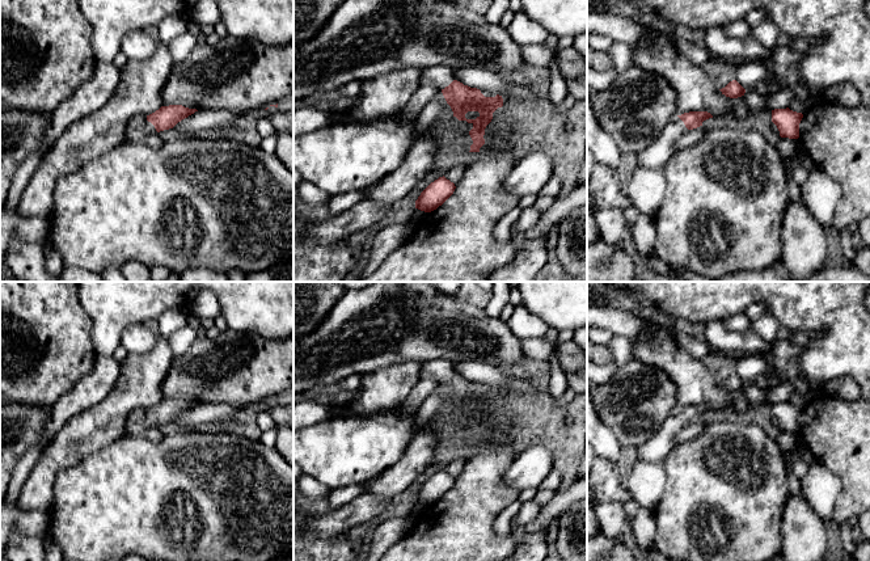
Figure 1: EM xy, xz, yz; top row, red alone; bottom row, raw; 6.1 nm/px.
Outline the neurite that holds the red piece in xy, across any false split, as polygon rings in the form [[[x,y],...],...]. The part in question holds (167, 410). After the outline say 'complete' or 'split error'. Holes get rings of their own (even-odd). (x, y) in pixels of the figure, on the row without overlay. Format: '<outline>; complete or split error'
[[[182,398],[161,400],[155,406],[147,409],[147,414],[139,421],[126,423],[126,434],[130,436],[144,438],[145,433],[153,427],[173,422],[178,416],[198,405]]]; split error

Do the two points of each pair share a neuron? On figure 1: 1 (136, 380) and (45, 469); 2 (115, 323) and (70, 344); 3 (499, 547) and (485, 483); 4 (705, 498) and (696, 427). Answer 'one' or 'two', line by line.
1: one
2: two
3: one
4: two

